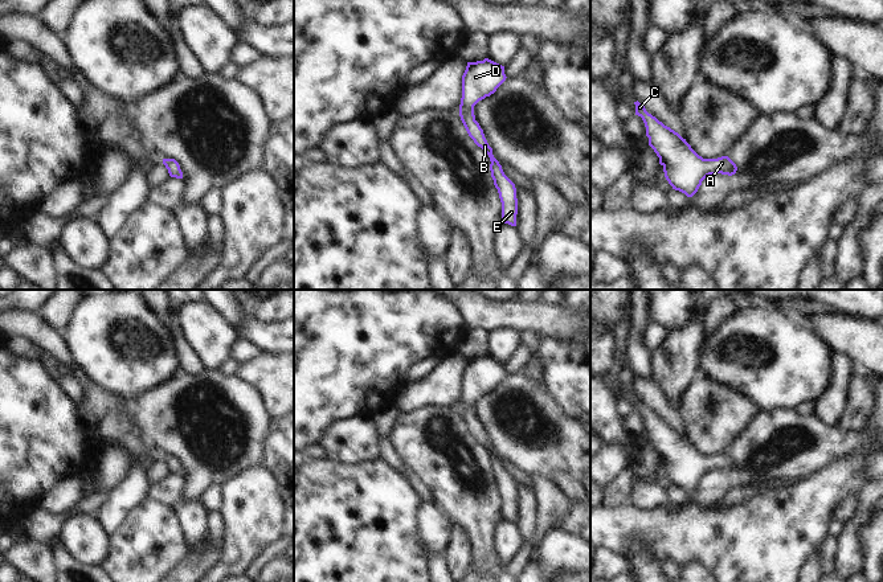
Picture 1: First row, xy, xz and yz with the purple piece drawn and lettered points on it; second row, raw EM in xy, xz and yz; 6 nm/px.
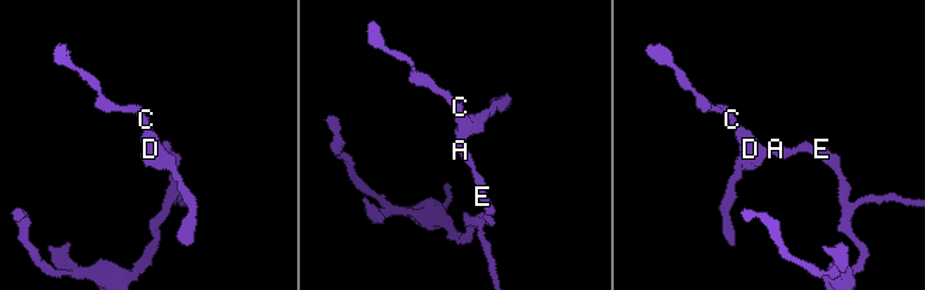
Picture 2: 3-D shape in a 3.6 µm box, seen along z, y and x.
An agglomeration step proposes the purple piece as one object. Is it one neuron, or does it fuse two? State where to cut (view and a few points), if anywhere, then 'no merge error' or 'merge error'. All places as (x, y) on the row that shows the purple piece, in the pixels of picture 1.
cut none; no merge error

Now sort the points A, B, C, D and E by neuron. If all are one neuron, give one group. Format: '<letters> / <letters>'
A B C D E

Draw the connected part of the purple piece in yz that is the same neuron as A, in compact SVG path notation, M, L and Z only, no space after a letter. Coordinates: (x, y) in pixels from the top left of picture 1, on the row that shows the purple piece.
M637 101L634 104L635 115L645 123L649 146L659 157L665 177L673 189L692 197L707 176L736 173L737 167L728 156L703 159L678 132L649 114L642 103Z

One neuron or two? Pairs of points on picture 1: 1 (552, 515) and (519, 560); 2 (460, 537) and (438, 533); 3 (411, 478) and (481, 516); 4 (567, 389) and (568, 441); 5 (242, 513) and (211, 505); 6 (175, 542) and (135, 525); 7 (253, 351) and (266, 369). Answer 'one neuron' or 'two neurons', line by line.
1: one neuron
2: two neurons
3: two neurons
4: two neurons
5: two neurons
6: one neuron
7: two neurons

